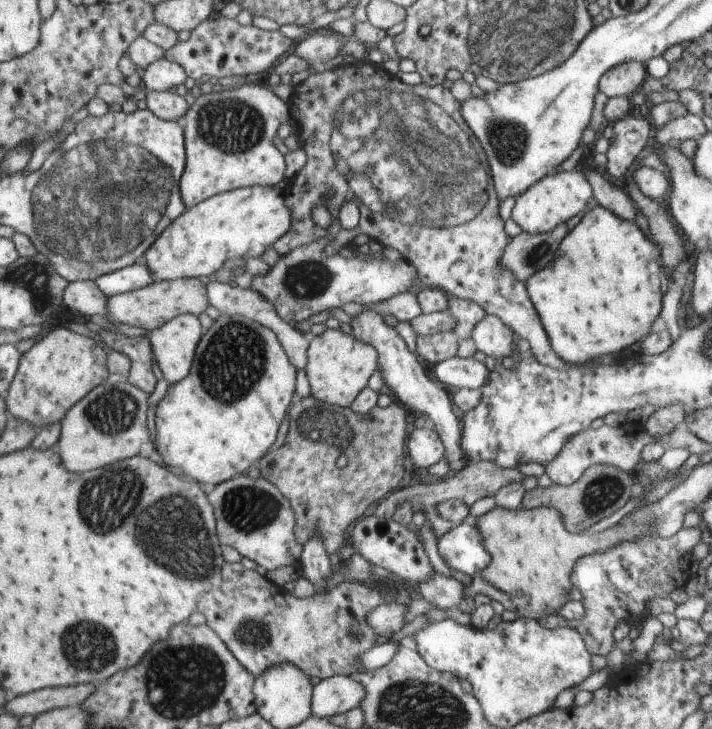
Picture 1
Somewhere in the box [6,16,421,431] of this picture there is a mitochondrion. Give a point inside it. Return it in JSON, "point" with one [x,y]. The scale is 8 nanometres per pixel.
{"point":[125,188]}

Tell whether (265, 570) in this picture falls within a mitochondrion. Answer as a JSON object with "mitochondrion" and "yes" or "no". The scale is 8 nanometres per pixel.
{"mitochondrion":"no"}

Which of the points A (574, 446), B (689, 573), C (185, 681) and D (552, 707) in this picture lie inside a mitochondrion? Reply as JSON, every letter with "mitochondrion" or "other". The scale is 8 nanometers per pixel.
{"A":"other","B":"other","C":"mitochondrion","D":"other"}

